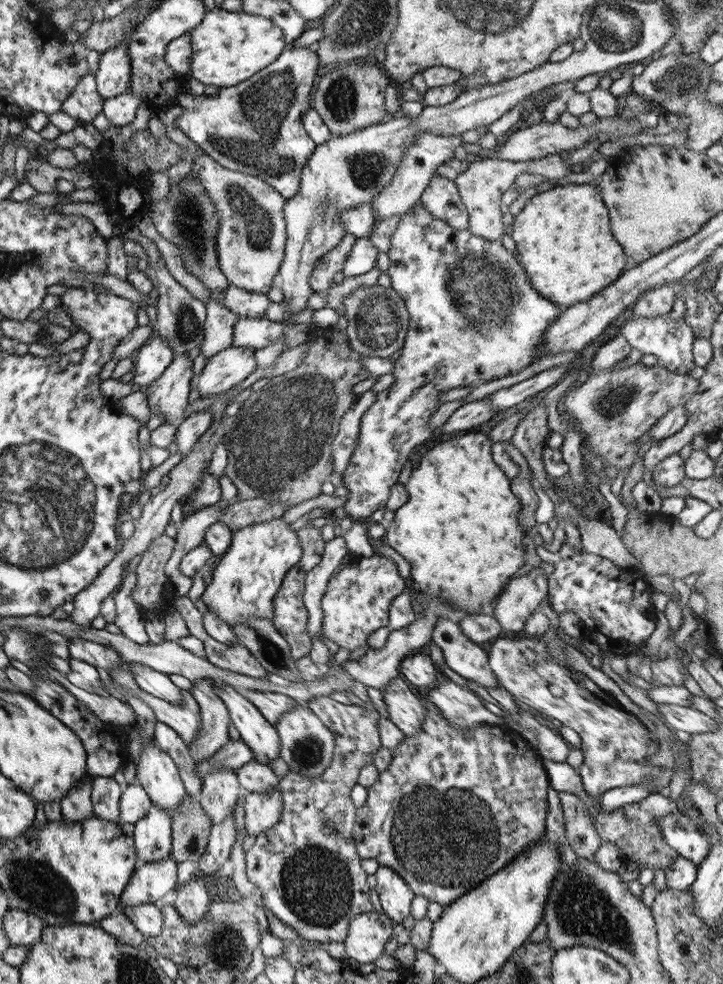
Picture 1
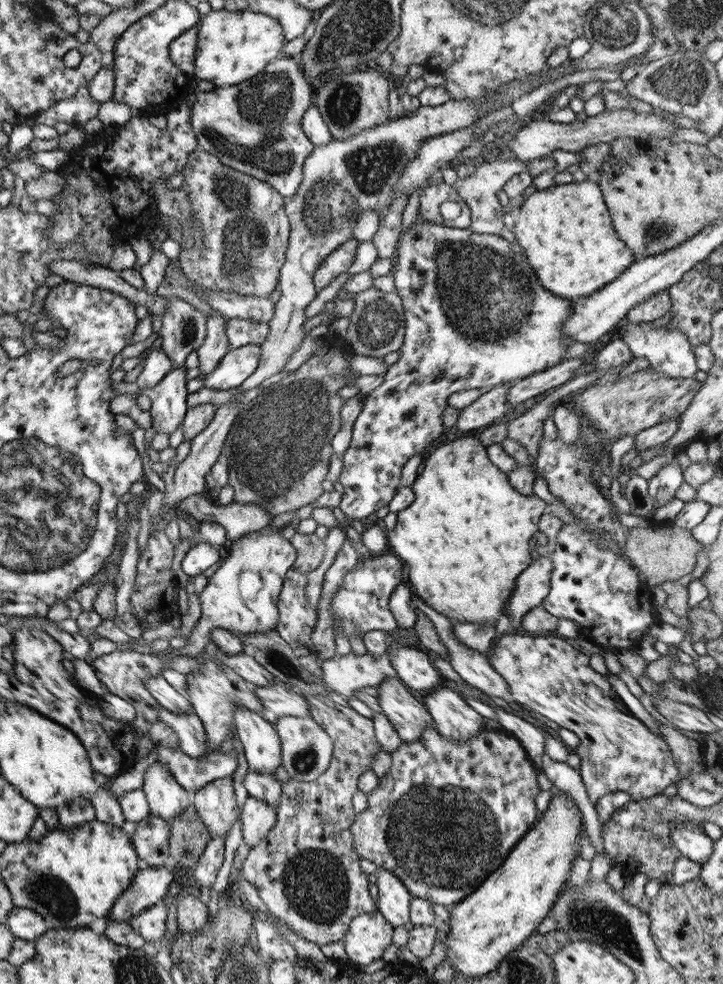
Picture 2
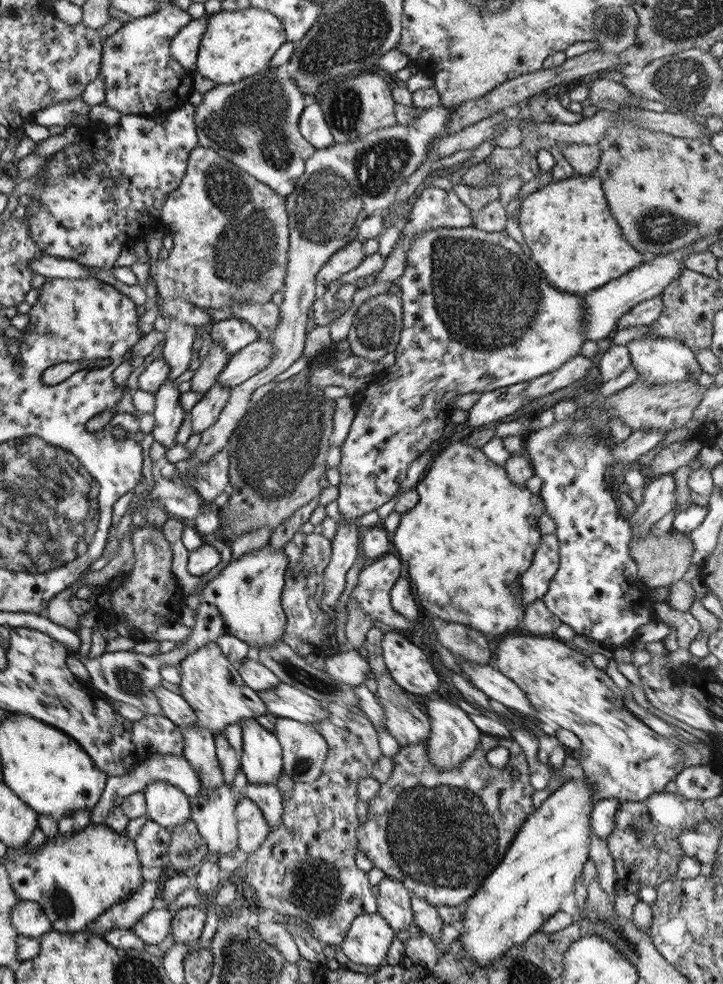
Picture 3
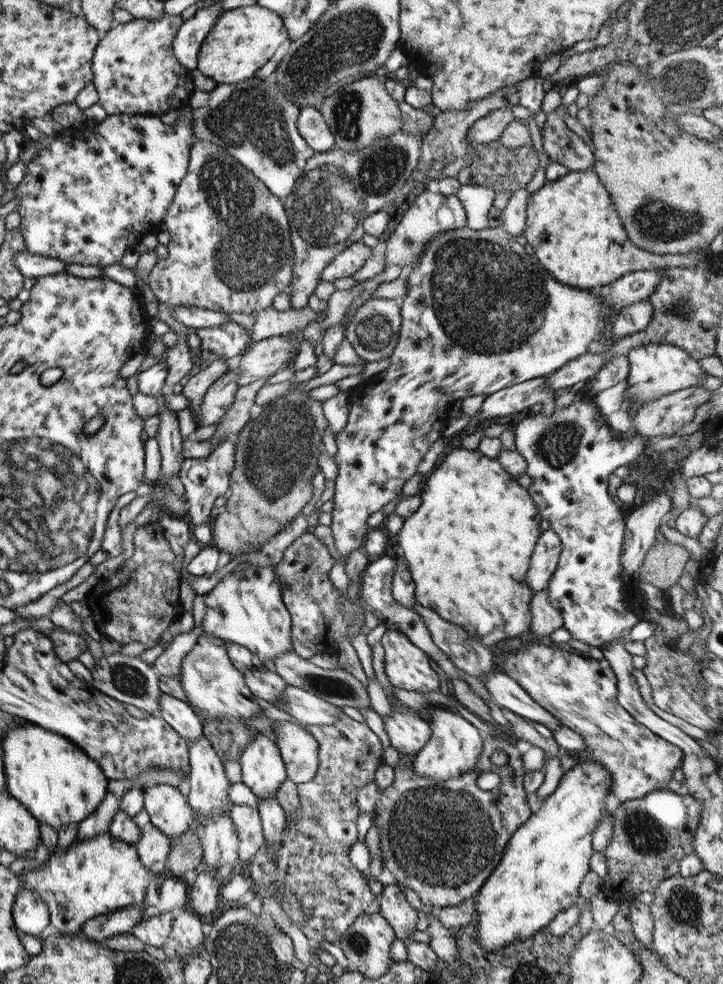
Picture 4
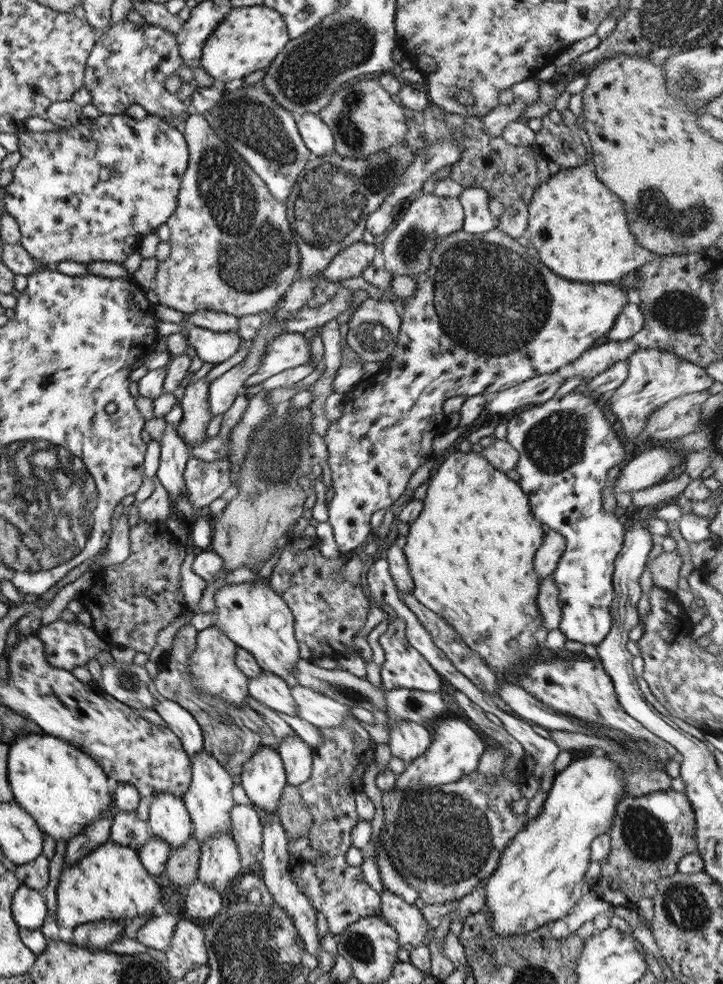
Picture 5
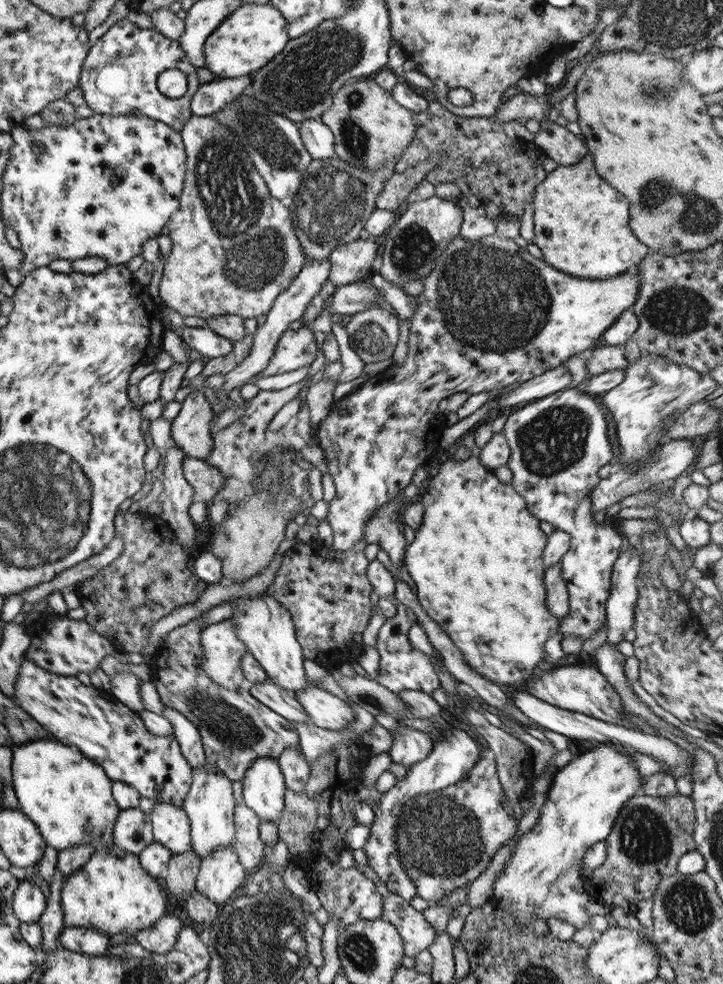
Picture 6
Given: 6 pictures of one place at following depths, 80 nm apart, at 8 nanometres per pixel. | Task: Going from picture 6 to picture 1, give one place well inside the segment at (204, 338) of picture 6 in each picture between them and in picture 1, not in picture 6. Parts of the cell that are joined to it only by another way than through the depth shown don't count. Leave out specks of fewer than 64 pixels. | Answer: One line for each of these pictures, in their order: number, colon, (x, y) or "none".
1: (250, 333)
2: (239, 333)
3: (233, 334)
4: (225, 342)
5: (211, 347)

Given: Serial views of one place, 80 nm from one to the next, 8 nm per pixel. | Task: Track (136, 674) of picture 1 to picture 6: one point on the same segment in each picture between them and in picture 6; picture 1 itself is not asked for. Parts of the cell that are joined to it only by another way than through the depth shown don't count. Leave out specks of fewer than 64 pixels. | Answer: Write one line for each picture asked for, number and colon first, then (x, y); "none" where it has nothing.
2: (169, 698)
3: (173, 707)
4: (178, 715)
5: (182, 724)
6: (184, 733)

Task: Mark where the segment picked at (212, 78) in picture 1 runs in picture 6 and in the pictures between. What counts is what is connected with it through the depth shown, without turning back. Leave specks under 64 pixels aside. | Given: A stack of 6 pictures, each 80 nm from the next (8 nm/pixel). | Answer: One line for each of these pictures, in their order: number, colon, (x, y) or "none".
2: (230, 46)
3: (235, 45)
4: (242, 39)
5: (247, 38)
6: (252, 34)

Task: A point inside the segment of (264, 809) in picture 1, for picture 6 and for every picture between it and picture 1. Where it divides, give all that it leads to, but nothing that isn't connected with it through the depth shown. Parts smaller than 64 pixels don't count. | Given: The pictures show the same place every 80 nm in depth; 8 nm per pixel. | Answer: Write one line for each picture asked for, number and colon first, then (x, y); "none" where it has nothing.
2: (256, 818)
3: (251, 829)
4: (246, 821)
5: (246, 830)
6: (248, 847)

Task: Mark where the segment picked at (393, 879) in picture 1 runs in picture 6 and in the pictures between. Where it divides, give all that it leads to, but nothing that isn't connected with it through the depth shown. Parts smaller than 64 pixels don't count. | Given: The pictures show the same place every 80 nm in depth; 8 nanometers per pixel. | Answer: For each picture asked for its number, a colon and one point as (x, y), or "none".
2: (392, 902)
3: (392, 901)
4: (392, 906)
5: (411, 929)
6: (416, 934)

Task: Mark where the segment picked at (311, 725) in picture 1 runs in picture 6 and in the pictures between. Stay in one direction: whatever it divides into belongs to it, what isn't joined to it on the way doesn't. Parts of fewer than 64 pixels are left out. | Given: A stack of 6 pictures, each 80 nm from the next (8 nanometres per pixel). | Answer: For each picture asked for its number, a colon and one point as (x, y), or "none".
2: (305, 749)
3: (303, 749)
4: (298, 749)
5: (296, 757)
6: (295, 771)

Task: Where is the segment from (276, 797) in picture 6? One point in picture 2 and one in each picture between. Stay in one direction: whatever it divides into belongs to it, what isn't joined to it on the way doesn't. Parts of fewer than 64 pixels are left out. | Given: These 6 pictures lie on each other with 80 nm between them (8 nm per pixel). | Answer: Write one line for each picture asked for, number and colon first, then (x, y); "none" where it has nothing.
2: (261, 747)
3: (261, 758)
4: (262, 770)
5: (262, 776)

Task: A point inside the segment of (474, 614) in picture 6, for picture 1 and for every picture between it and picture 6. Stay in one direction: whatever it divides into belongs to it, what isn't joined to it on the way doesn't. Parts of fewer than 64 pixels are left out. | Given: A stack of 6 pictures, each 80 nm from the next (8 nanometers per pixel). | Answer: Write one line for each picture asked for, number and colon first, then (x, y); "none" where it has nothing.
1: (458, 531)
2: (483, 525)
3: (464, 545)
4: (467, 546)
5: (470, 551)

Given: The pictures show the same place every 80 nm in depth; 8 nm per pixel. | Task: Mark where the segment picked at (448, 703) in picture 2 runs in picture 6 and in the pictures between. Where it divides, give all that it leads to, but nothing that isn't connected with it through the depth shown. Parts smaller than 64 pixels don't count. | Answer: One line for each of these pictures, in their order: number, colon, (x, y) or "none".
3: (453, 736)
4: (454, 744)
5: (454, 749)
6: (453, 753)

